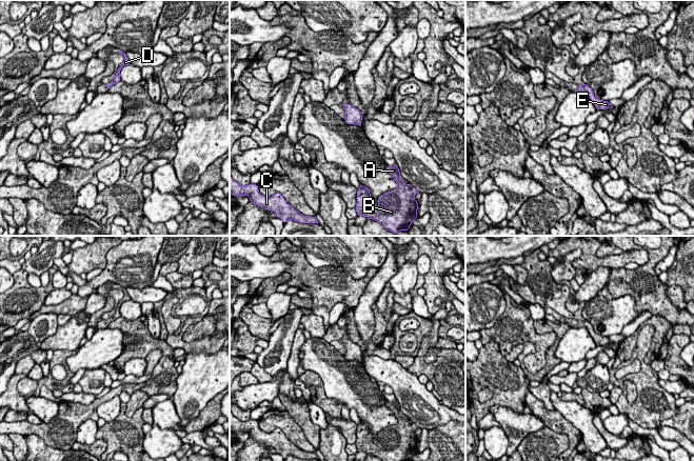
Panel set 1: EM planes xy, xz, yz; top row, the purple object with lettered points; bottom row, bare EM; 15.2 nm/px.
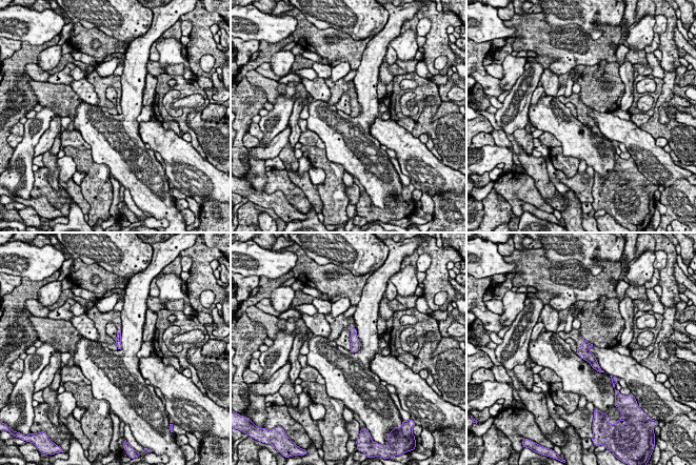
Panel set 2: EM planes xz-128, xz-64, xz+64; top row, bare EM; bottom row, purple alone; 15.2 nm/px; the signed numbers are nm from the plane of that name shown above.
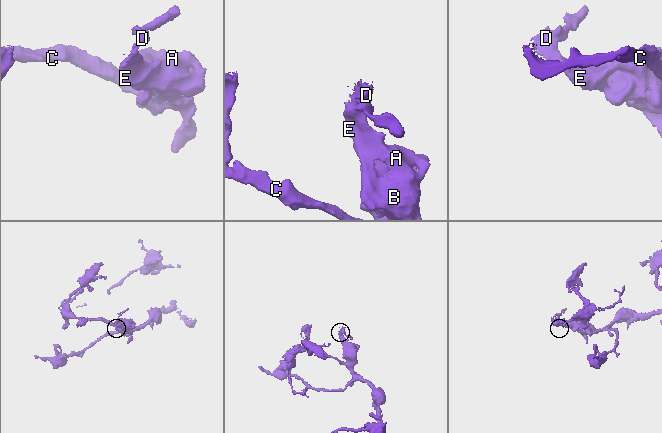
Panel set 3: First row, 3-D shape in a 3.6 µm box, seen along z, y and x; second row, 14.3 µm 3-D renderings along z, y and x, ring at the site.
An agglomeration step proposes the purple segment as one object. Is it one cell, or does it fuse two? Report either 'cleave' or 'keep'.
keep

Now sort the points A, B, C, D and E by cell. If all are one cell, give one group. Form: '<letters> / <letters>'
A B C D E

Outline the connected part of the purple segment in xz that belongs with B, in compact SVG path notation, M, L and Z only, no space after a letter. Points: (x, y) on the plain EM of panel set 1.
M397 400L392 402L386 402L388 406L397 419L397 423L392 428L382 429L379 433L378 442L374 443L375 438L371 433L370 426L360 420L357 425L357 439L355 445L358 452L364 452L366 455L373 455L379 458L381 461L412 461L412 458L417 455L418 438L415 436L414 432L419 427L413 423L410 419L404 420L400 416L400 407Z

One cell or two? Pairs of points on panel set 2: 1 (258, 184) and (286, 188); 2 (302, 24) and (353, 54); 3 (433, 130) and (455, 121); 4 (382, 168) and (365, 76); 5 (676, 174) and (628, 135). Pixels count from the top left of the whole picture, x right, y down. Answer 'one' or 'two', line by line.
1: two
2: one
3: one
4: one
5: one

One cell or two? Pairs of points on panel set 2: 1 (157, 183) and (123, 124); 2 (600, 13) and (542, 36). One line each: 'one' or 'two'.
1: one
2: two

